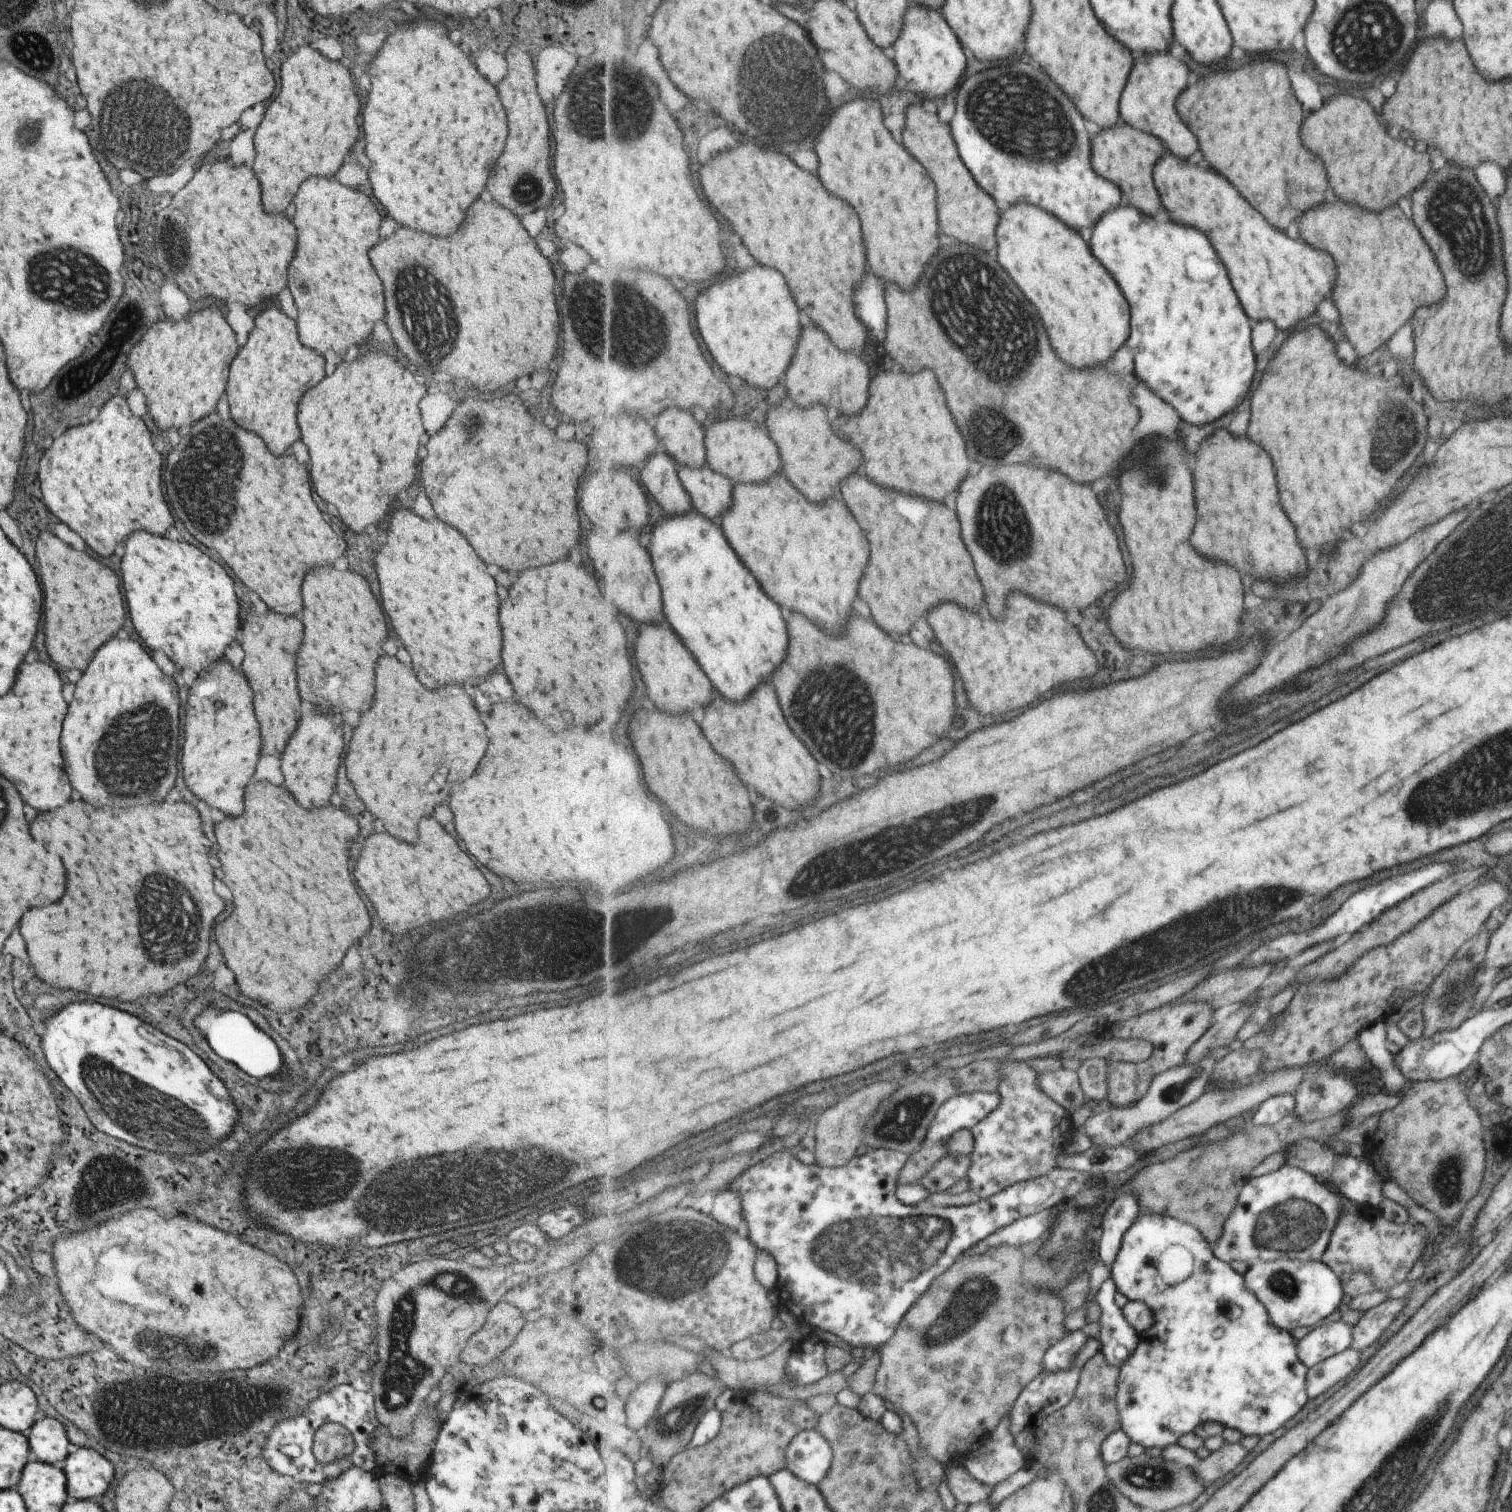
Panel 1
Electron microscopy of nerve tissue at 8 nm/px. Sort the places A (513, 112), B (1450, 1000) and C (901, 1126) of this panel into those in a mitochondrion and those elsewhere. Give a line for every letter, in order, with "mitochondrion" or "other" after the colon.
A: other
B: mitochondrion
C: mitochondrion

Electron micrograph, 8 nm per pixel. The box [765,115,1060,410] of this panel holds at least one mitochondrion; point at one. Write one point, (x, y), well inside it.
(960, 274)

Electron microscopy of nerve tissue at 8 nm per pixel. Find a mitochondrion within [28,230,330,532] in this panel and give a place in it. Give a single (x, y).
(74, 378)

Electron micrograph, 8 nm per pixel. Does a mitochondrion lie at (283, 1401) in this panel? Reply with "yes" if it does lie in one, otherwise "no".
yes

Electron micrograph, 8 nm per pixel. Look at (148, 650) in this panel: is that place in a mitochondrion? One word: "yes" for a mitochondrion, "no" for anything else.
no

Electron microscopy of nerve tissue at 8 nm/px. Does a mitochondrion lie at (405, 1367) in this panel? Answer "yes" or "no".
yes

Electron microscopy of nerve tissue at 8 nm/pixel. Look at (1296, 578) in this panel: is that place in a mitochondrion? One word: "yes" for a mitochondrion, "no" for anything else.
no

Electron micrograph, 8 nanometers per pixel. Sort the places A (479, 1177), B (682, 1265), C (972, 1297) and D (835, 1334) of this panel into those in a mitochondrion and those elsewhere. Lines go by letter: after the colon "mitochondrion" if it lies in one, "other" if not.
A: mitochondrion
B: mitochondrion
C: mitochondrion
D: other

